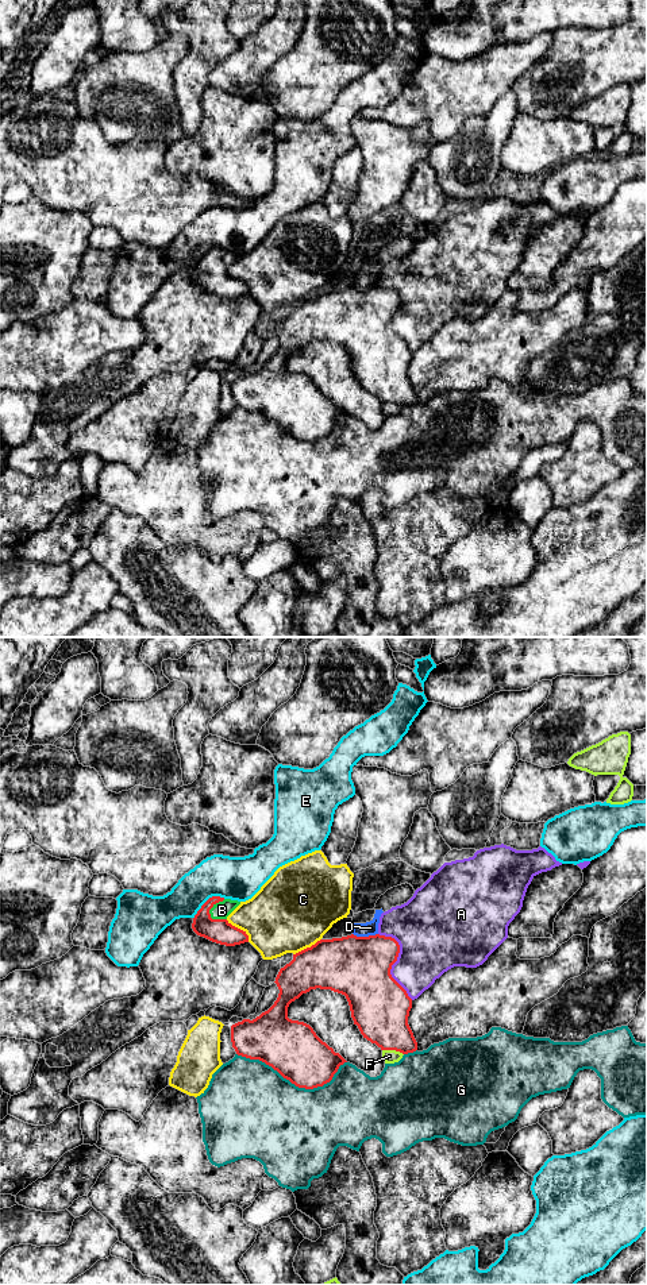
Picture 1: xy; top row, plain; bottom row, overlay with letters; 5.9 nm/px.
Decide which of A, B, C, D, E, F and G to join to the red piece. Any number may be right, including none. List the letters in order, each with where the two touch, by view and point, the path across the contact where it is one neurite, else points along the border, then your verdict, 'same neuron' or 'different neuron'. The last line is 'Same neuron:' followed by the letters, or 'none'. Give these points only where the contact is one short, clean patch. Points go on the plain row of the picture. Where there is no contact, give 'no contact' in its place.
A: contact xy (396, 312); different neuron
B: contact xy (212, 258); way xy (218, 282), (211, 276), (212, 258), (222, 262); same neuron
C: contact xy (239, 281); different neuron
D: contact xy (365, 289); different neuron
E: contact xy (207, 253); different neuron
F: contact xy (393, 401); different neuron
G: contact xy (293, 435); different neuron
Same neuron: B

